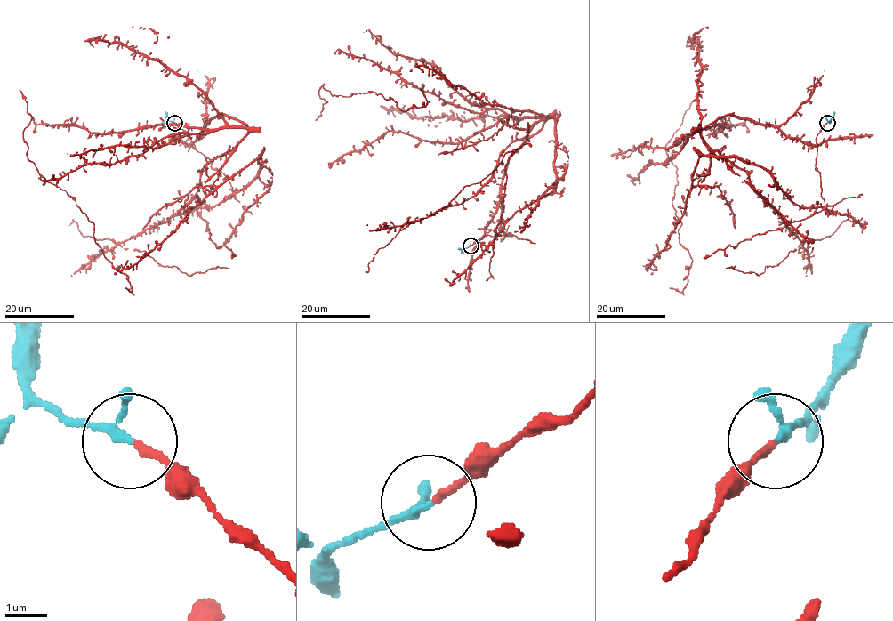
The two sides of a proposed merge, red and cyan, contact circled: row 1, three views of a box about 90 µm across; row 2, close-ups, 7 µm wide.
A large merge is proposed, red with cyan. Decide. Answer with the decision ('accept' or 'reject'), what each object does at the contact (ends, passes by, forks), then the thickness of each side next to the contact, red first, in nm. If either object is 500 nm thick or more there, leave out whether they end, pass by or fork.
accept | red ends | cyan passes by | 160/140 nm

